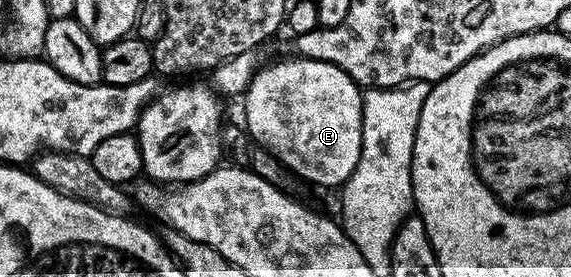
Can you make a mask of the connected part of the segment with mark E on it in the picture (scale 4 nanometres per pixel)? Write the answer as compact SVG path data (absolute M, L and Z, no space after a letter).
M300 54L294 55L294 60L277 60L274 64L258 67L253 74L253 79L249 81L249 87L243 93L243 101L245 100L245 121L243 127L251 137L254 145L260 146L268 153L272 153L280 160L281 164L291 173L302 176L309 184L318 184L321 188L340 189L346 182L347 178L351 178L351 174L355 170L355 166L359 162L359 154L361 153L361 97L362 89L355 83L350 76L343 70L339 70L339 66L335 66L331 62L323 62L322 60L313 60L309 56Z

